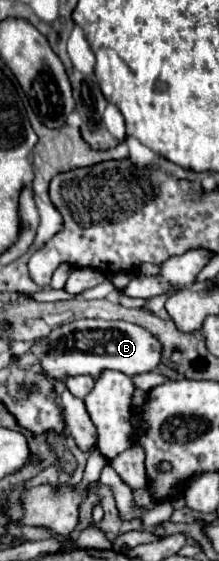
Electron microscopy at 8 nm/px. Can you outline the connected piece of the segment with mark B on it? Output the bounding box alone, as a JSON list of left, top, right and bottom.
[31,319,161,379]

